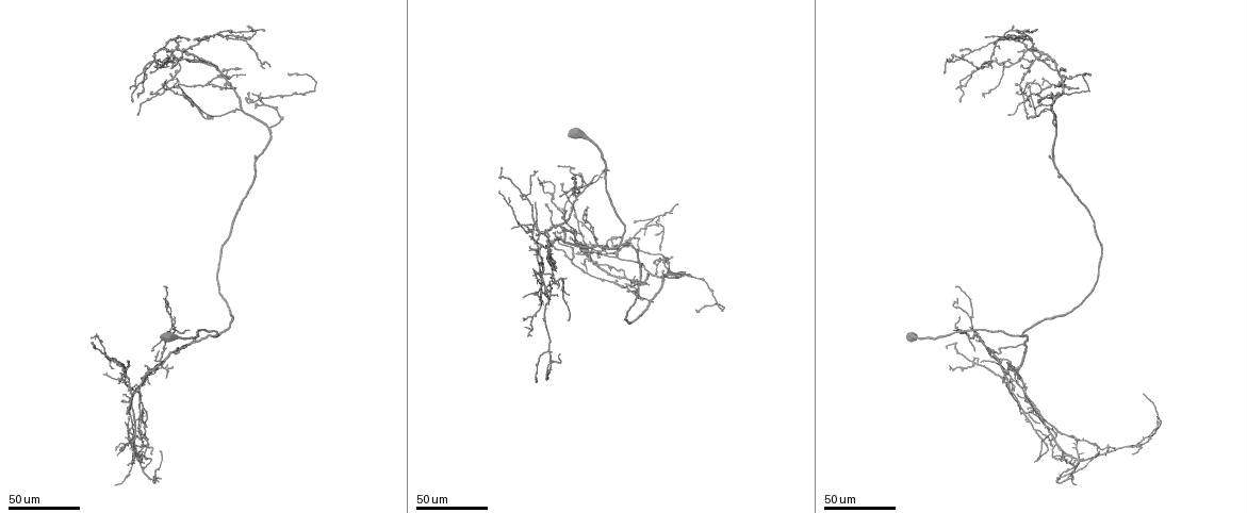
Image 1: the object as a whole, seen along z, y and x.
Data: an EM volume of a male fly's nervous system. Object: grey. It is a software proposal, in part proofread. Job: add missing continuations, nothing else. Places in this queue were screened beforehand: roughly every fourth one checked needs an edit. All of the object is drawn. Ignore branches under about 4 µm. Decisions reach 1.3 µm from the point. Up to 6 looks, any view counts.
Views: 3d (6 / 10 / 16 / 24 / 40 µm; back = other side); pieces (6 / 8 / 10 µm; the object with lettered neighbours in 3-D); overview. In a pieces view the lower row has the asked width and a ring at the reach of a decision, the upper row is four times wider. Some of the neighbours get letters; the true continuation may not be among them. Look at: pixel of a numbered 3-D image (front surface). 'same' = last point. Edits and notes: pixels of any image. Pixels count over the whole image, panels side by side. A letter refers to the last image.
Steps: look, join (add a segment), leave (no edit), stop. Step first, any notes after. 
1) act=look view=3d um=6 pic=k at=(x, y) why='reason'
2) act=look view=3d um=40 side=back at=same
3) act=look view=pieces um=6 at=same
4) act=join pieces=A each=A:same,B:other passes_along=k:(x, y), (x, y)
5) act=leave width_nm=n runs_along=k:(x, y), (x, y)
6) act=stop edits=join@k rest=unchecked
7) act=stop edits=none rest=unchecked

act=look view=3d um=40 pic=1 at=(567, 319) why='end of a long branch'

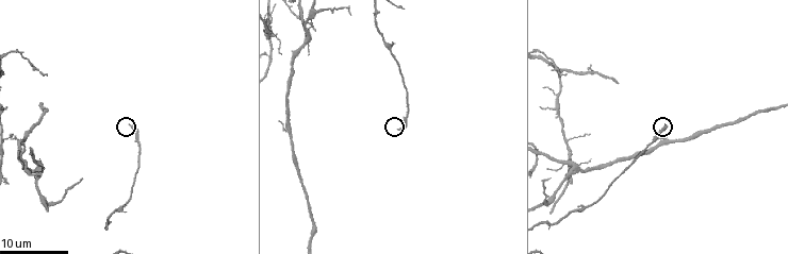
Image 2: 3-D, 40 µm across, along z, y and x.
act=look view=pieces um=6 pic=2 at=(397, 129) why='what lies round it'

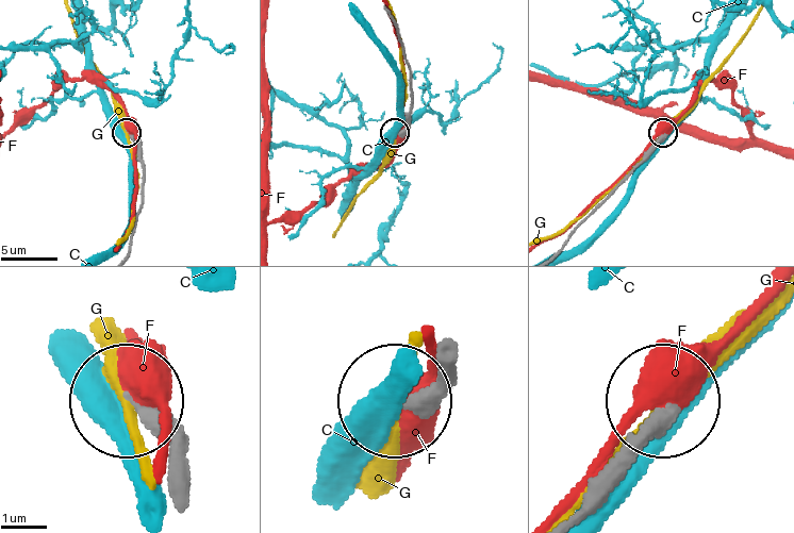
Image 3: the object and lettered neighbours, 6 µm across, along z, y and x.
act=leave each=C:other,F:other,G:other runs_along=3:(128, 248), (143, 200), (143, 151), (126, 132) found='none of them fits'

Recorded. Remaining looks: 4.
act=look view=3d um=40 pic=1 at=(1050, 438) why='tapers out'

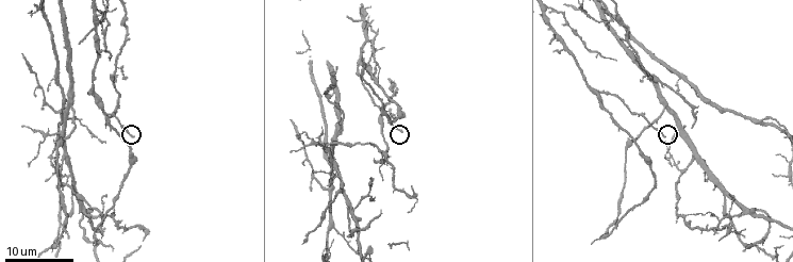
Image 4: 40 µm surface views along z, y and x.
act=look view=pieces um=6 pic=4 at=(401, 130)

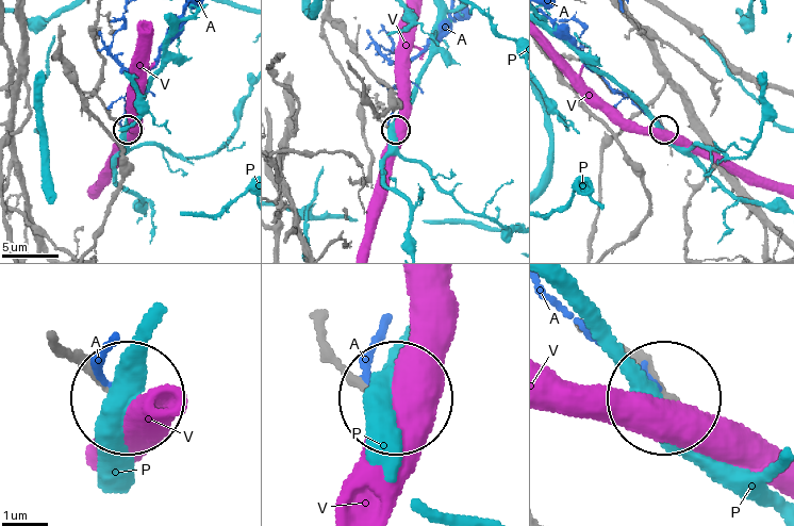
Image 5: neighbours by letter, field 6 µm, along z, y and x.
act=leave each=A:other,P:other,V:other found='none of them fits'

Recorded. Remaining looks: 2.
act=look view=3d um=40 pic=1 at=(1080, 73) why='free end'

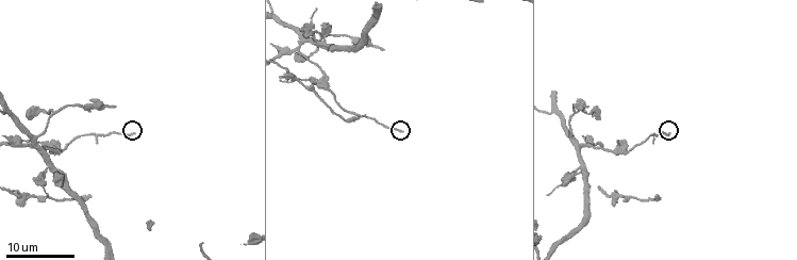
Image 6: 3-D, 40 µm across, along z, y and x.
act=look view=pieces um=10 pic=6 at=(404, 130)

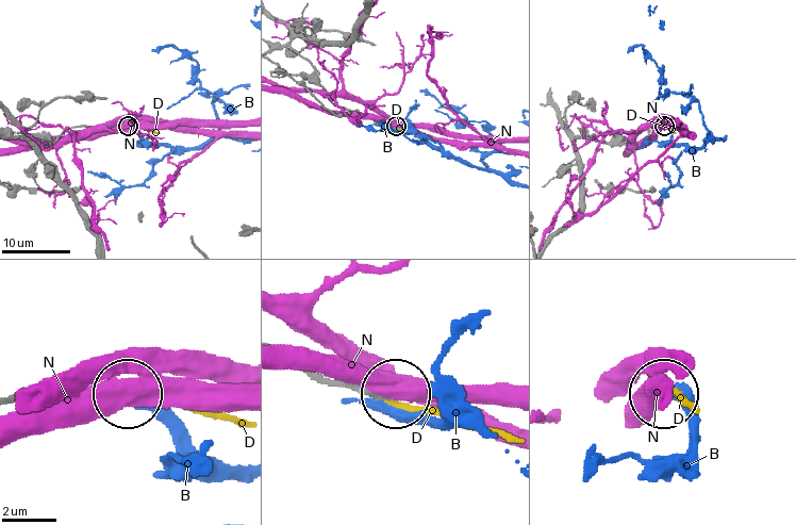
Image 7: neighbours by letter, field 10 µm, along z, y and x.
act=join pieces=D each=B:other,D:same,N:other found='it goes on there'

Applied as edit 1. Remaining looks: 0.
act=stop edits=join@7 rest=unchecked

